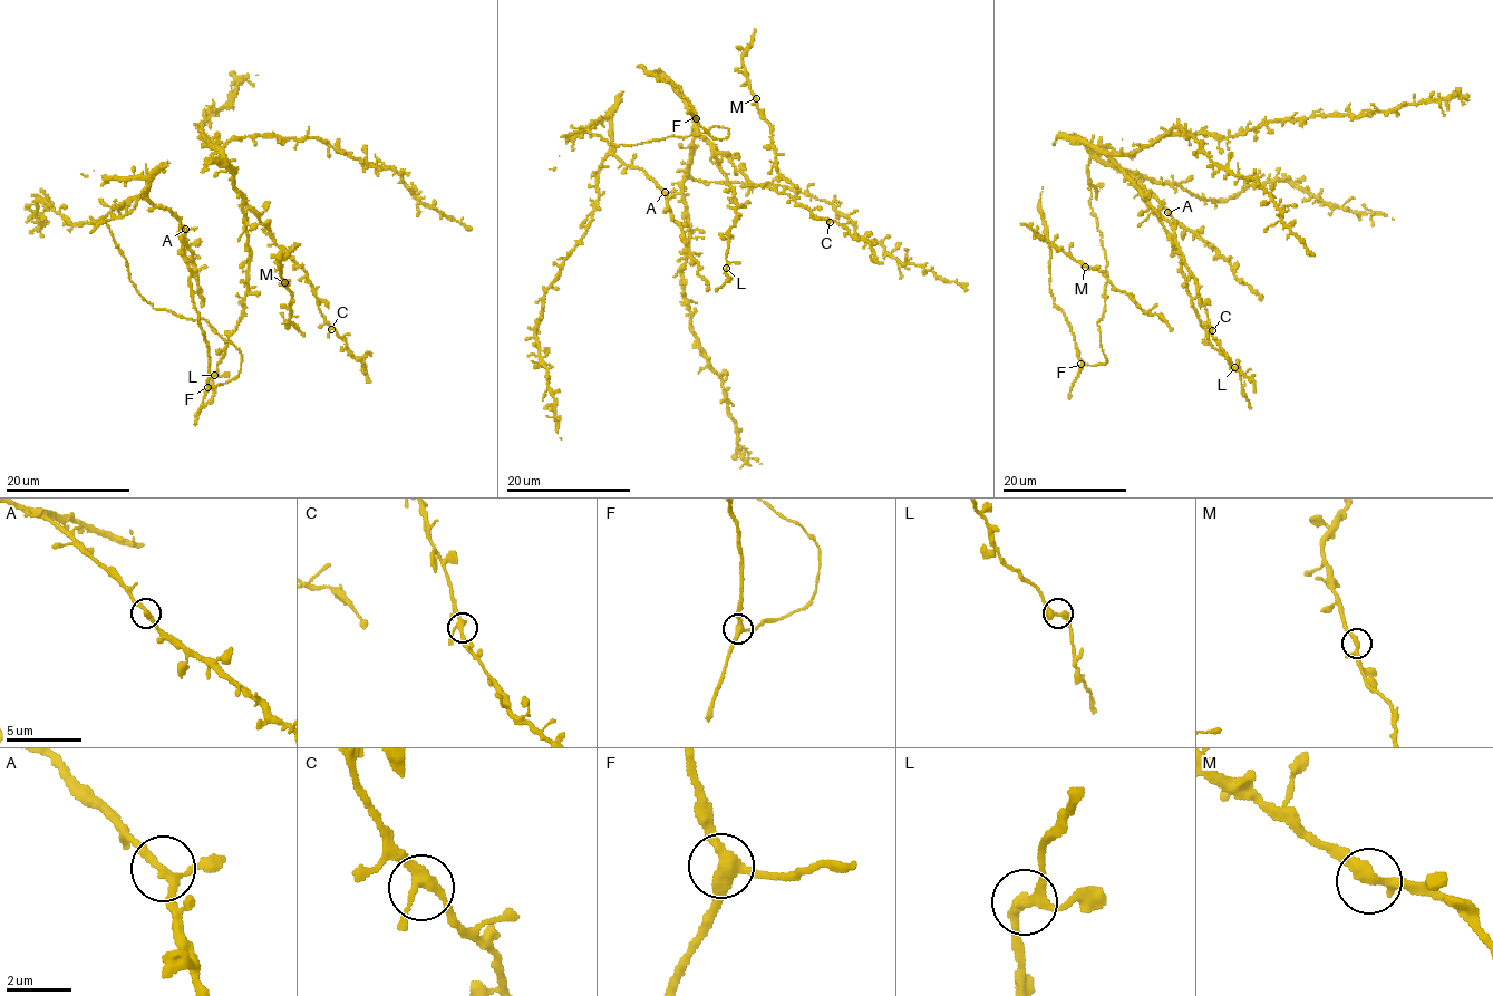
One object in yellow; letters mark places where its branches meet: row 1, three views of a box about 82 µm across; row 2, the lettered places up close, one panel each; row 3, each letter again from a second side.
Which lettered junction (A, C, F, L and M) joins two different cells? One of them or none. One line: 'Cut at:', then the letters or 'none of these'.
Cut at: none of these

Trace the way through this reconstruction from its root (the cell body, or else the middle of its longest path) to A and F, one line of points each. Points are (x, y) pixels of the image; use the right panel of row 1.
A: (1089, 154), (1128, 174), (1167, 212)
F: (1089, 154), (1087, 176), (1095, 187), (1091, 208), (1108, 277), (1106, 310), (1097, 324), (1107, 359), (1081, 364)

